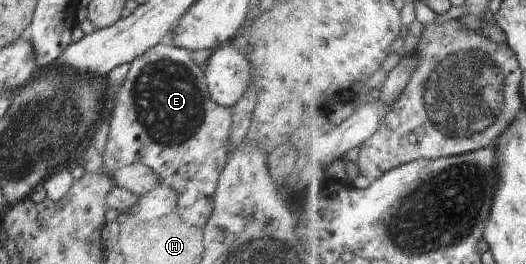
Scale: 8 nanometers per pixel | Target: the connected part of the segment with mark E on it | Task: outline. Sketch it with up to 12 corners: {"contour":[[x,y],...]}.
{"contour":[[158,43],[114,94],[102,154],[144,164],[203,228],[233,108]]}

